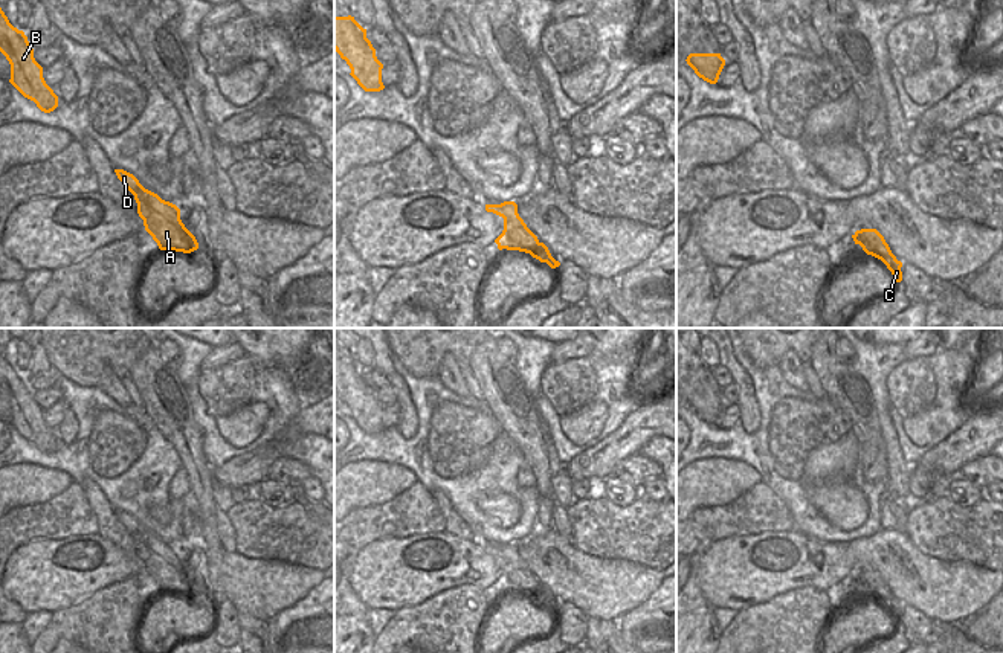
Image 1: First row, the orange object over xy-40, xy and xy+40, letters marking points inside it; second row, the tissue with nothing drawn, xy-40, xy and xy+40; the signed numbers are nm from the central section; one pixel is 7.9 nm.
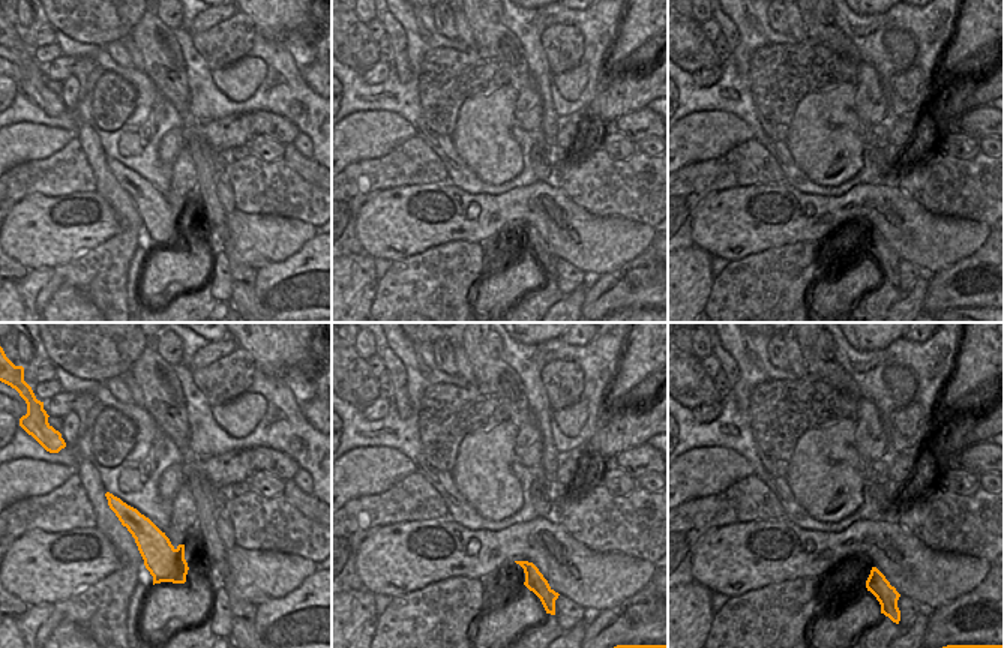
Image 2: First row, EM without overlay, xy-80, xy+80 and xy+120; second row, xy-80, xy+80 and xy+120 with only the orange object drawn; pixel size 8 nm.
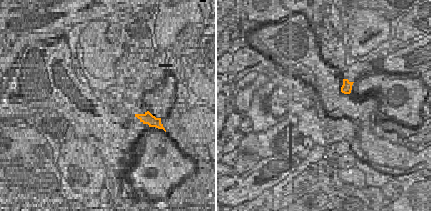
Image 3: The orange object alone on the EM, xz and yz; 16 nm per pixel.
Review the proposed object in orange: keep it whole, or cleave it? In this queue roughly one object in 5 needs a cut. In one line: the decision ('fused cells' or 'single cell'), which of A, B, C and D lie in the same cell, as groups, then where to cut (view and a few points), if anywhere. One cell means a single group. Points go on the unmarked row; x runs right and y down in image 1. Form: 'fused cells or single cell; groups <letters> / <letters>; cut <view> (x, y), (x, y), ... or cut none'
single cell; groups A B C D; cut none

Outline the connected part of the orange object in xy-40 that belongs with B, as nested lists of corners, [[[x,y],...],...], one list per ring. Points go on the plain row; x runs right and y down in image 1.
[[[0,349],[0,394],[11,406],[9,424],[37,449],[50,455],[58,449],[58,438],[46,426],[43,409],[34,400],[27,378],[14,369]]]

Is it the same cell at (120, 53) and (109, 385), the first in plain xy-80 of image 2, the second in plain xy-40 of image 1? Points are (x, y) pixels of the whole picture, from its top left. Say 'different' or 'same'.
same

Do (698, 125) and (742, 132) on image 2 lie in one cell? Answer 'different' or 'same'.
same

